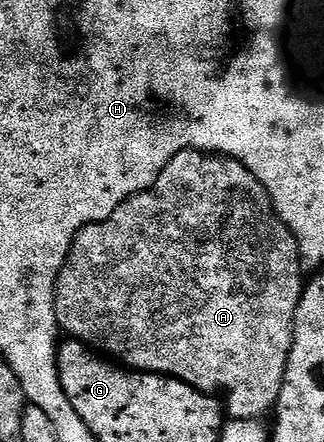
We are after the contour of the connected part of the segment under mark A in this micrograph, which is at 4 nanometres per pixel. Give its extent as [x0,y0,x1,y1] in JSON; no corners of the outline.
[58,151,304,420]

